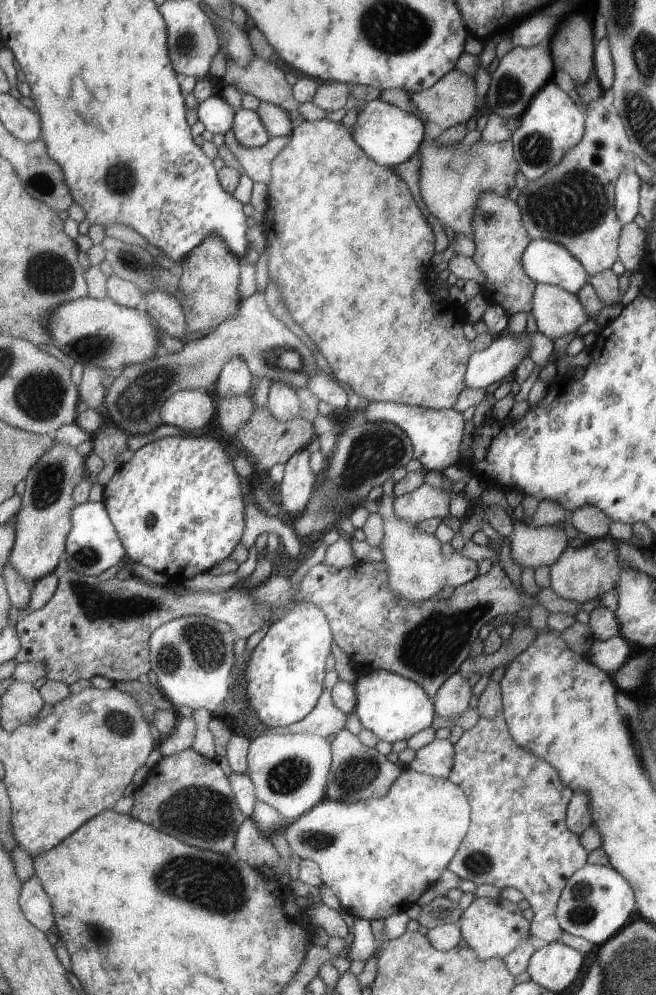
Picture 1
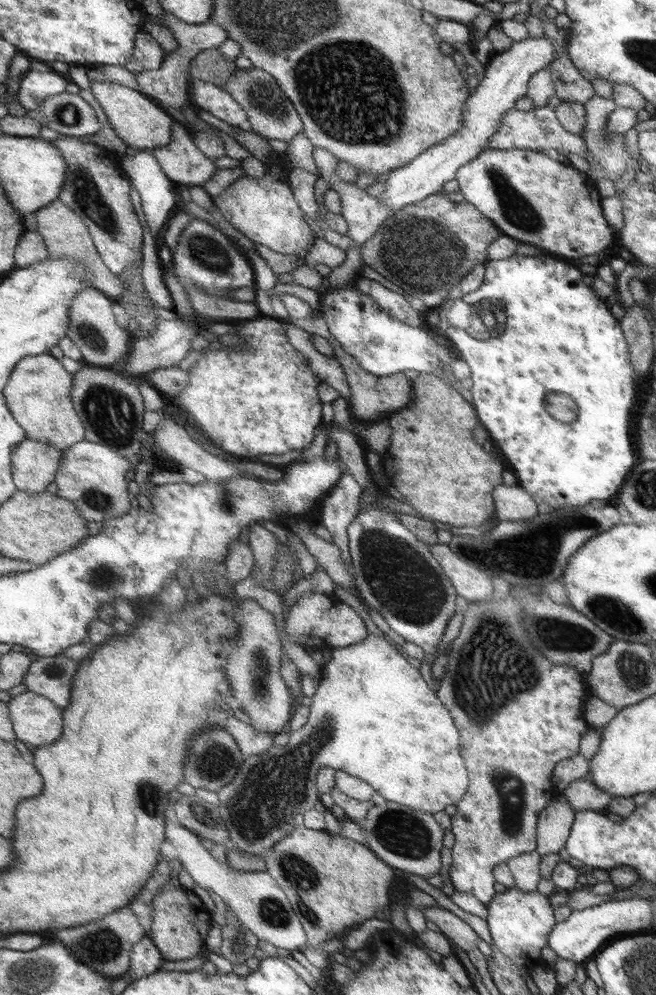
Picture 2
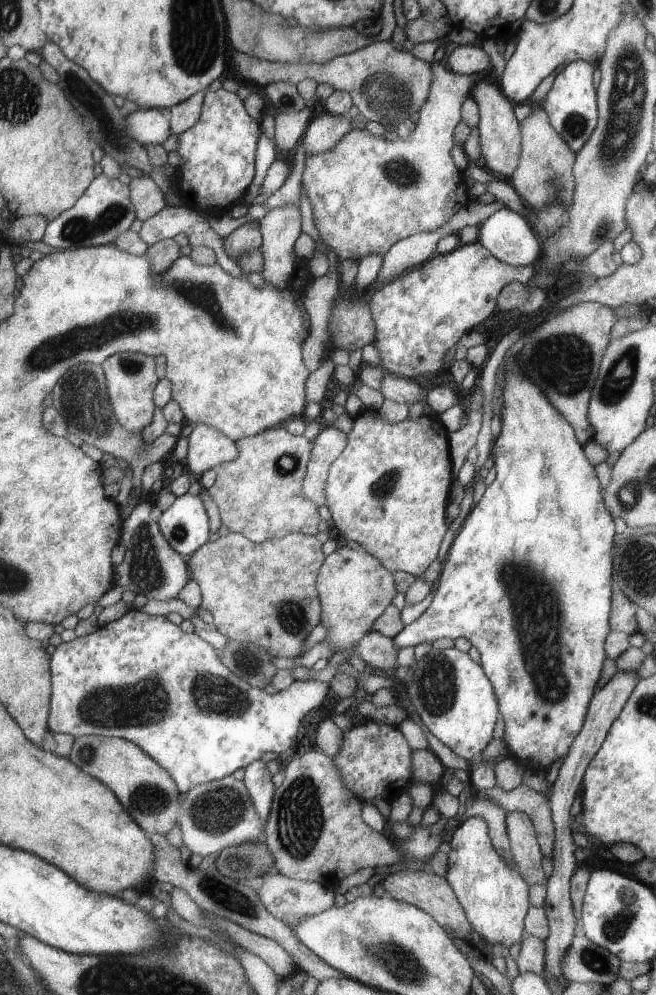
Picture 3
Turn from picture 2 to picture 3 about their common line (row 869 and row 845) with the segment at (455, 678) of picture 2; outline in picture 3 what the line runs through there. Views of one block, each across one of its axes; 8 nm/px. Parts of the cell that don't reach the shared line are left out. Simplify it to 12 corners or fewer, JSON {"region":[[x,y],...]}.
{"region":[[482,817],[454,832],[445,879],[495,950],[526,937],[529,885]]}

